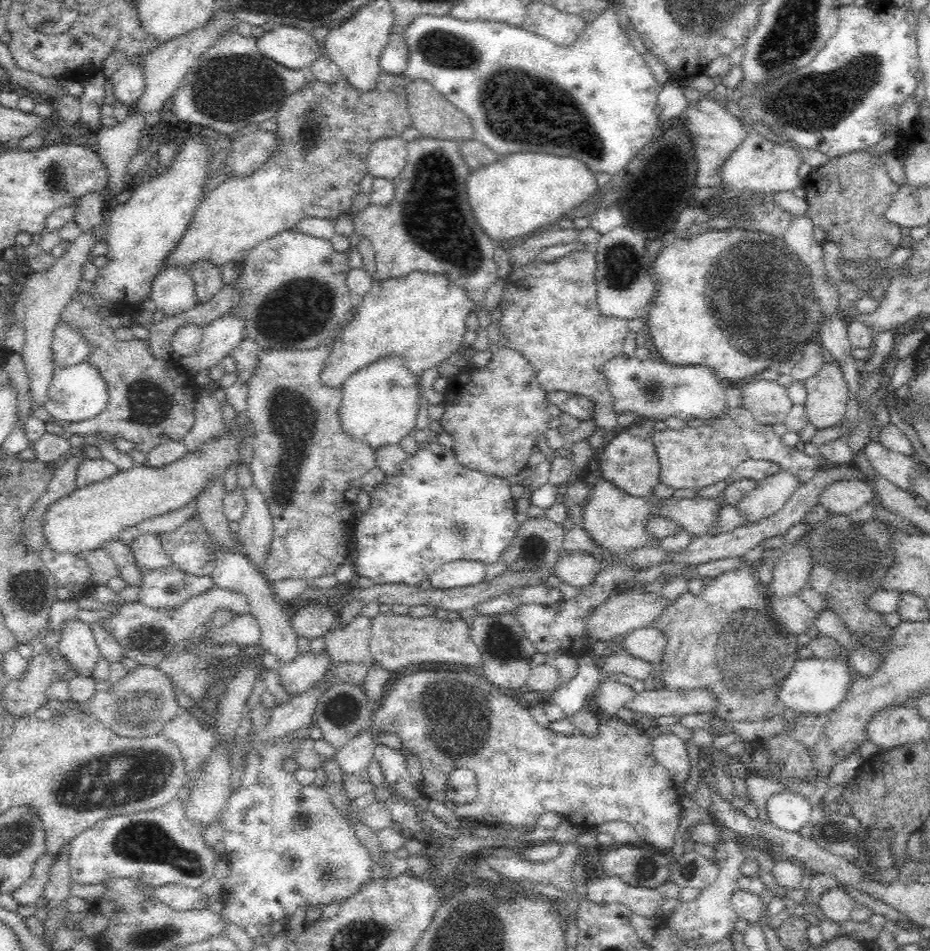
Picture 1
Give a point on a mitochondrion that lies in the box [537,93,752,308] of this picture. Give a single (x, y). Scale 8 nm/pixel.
(621, 264)

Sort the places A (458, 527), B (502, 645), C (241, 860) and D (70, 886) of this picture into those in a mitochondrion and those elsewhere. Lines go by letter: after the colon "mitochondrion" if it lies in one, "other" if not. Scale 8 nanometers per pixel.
A: mitochondrion
B: mitochondrion
C: other
D: other

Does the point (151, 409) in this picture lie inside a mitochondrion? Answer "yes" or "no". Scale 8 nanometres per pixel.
yes

